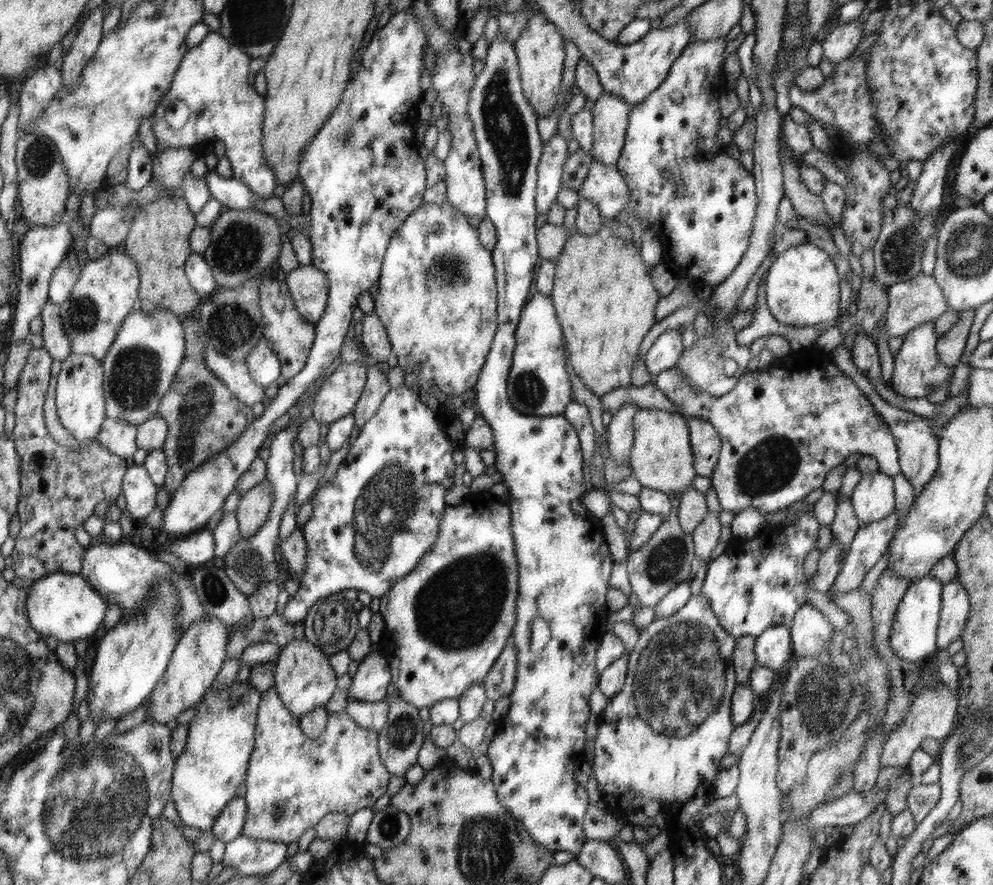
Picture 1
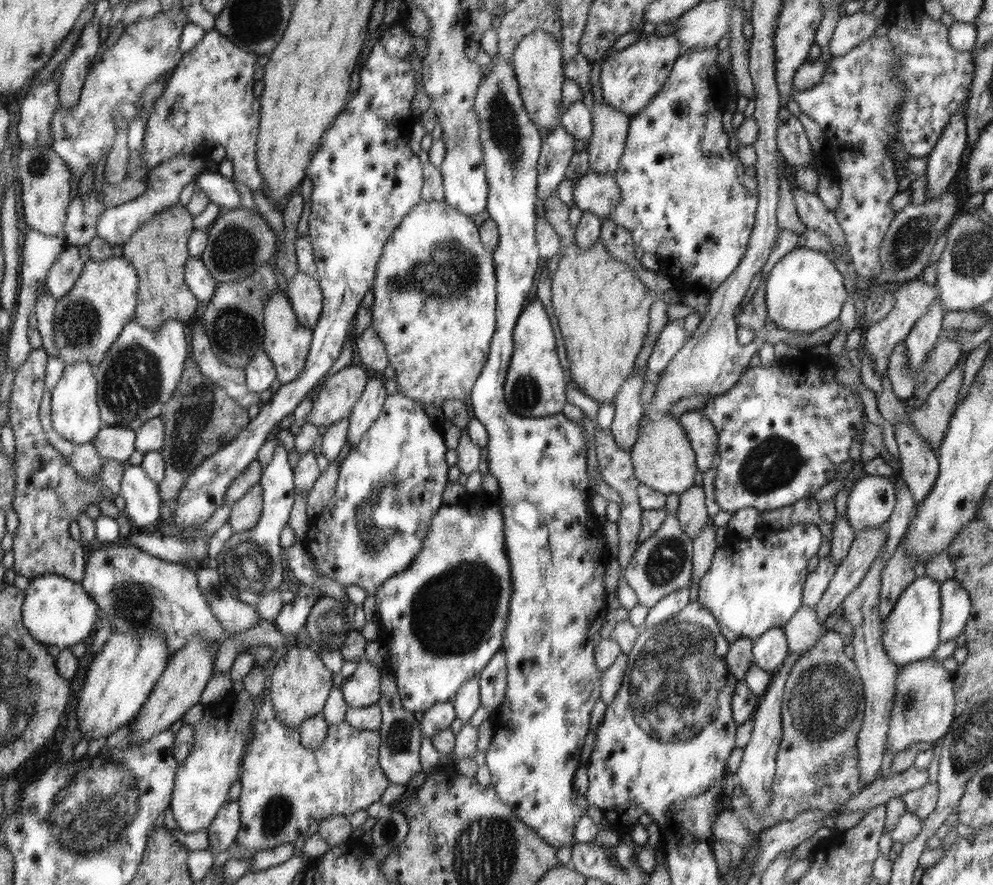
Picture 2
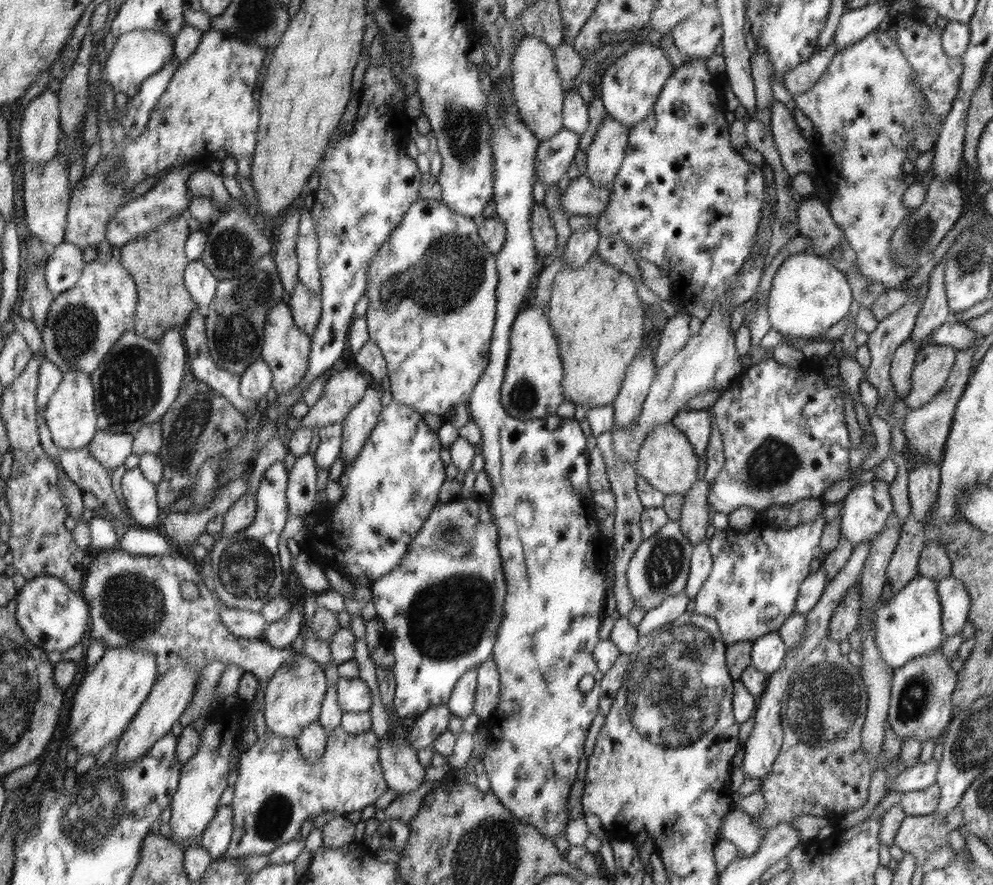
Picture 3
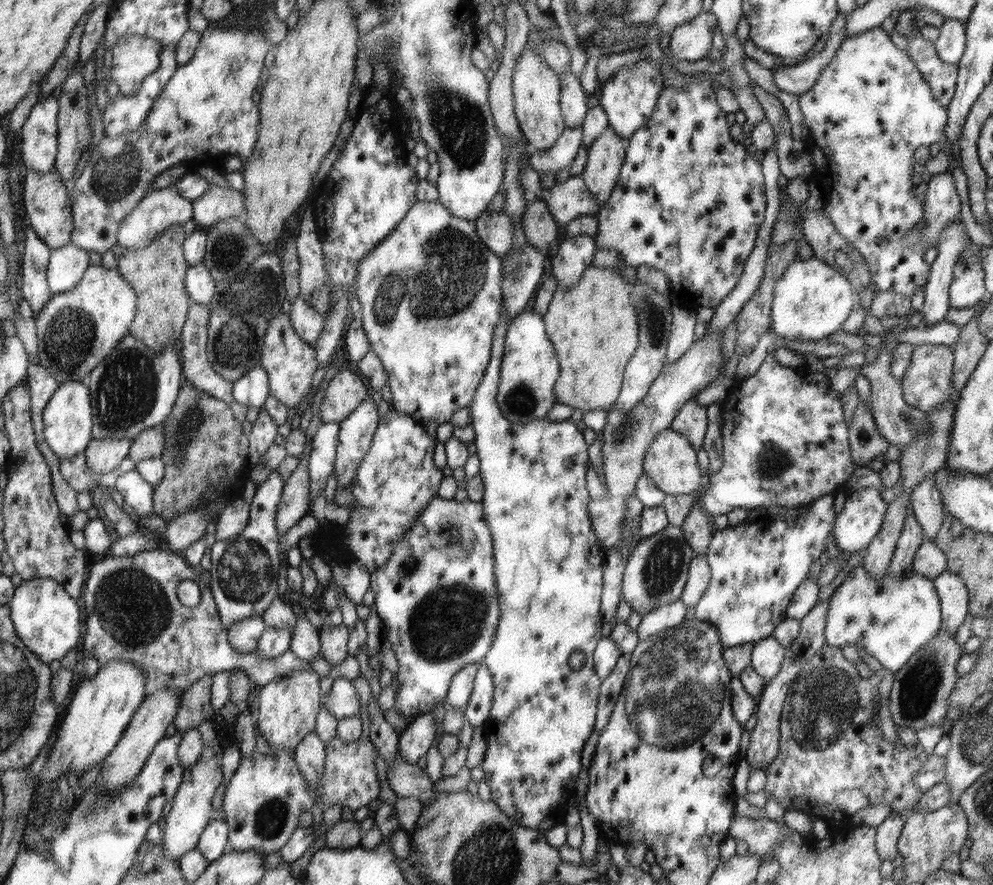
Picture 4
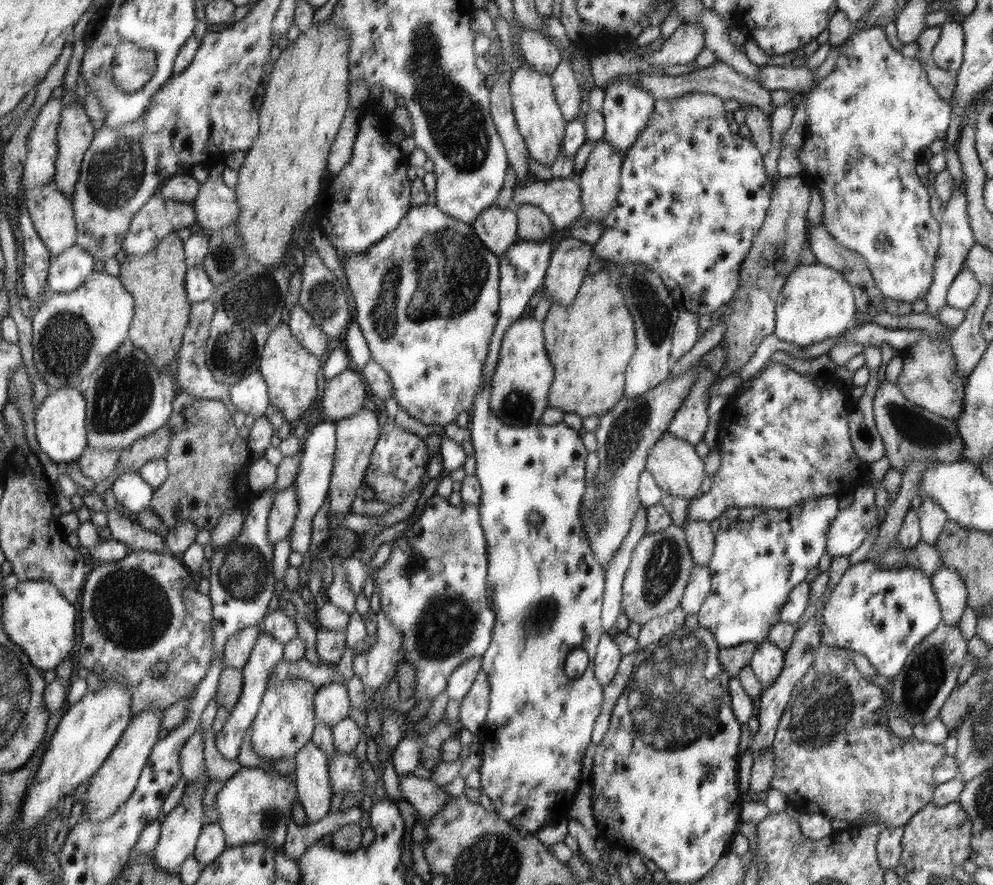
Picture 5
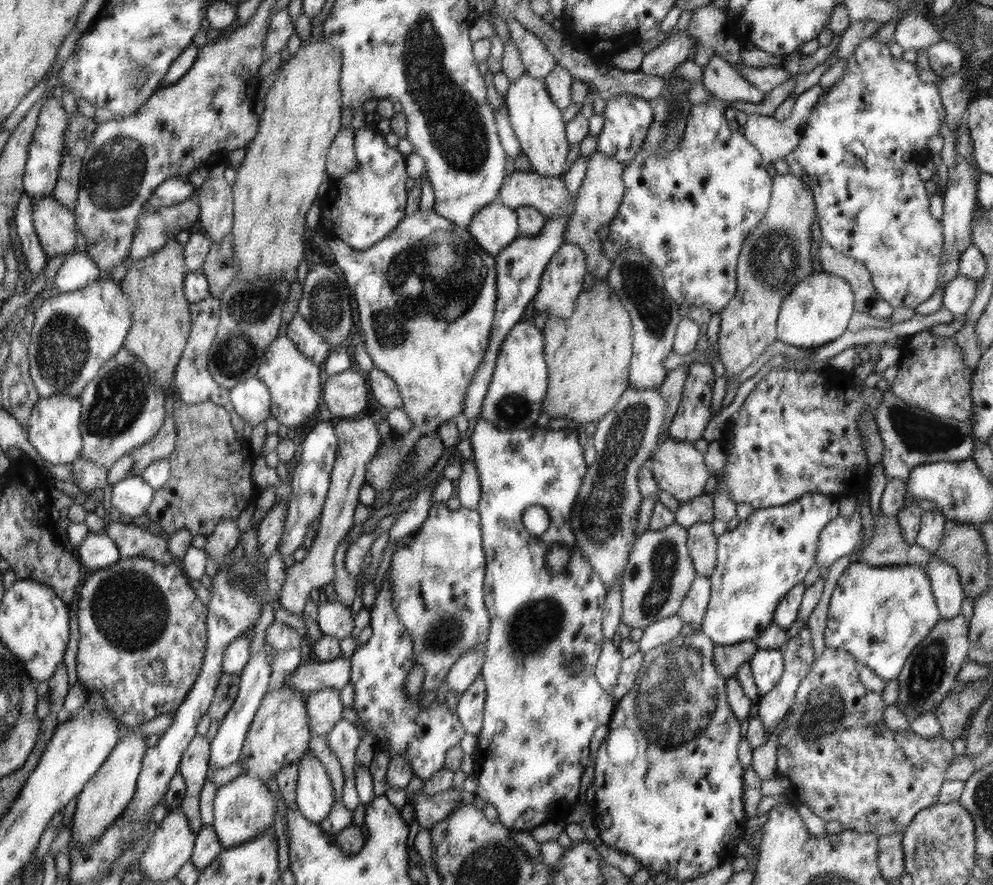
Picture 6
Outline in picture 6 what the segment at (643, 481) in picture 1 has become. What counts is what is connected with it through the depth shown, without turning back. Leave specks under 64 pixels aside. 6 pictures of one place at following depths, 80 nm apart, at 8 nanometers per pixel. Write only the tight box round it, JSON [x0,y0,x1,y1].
[647,437,711,503]

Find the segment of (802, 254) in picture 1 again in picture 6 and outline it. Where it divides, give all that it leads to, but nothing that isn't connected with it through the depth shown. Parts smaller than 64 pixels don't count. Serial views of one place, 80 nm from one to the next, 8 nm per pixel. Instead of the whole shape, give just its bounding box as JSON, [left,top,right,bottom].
[777,271,854,349]

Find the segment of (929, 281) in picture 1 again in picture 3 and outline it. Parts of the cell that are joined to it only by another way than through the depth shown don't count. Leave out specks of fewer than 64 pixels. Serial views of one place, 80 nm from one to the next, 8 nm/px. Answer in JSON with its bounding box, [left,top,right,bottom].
[863,290,923,402]

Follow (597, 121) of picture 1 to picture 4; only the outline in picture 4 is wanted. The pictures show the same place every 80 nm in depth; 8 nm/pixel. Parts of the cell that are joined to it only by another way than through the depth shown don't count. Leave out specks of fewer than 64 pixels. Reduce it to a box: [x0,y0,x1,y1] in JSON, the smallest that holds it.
[581,126,626,208]

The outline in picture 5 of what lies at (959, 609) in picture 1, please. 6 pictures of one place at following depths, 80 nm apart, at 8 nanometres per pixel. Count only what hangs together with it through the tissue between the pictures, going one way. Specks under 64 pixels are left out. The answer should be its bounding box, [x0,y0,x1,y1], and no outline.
[931,565,967,625]

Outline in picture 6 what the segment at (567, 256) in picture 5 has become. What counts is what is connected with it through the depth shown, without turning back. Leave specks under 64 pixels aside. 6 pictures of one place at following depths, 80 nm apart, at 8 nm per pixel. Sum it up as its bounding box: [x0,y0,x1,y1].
[532,242,587,318]

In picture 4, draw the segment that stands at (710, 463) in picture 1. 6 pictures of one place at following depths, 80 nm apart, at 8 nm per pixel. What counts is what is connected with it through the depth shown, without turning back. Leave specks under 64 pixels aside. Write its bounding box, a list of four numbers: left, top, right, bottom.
[671,396,707,450]

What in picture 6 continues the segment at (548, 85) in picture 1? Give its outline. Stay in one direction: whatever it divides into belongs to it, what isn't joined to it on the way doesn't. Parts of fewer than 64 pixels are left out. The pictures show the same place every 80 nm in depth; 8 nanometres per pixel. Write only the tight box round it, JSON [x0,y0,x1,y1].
[506,73,568,177]

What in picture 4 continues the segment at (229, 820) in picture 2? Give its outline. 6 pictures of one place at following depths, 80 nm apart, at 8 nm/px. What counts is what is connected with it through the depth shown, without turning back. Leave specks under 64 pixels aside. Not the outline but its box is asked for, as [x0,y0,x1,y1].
[197,813,228,862]

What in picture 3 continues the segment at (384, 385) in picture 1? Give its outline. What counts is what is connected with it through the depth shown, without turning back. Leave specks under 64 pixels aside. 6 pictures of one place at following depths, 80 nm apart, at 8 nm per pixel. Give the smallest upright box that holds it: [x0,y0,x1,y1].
[339,387,381,464]

